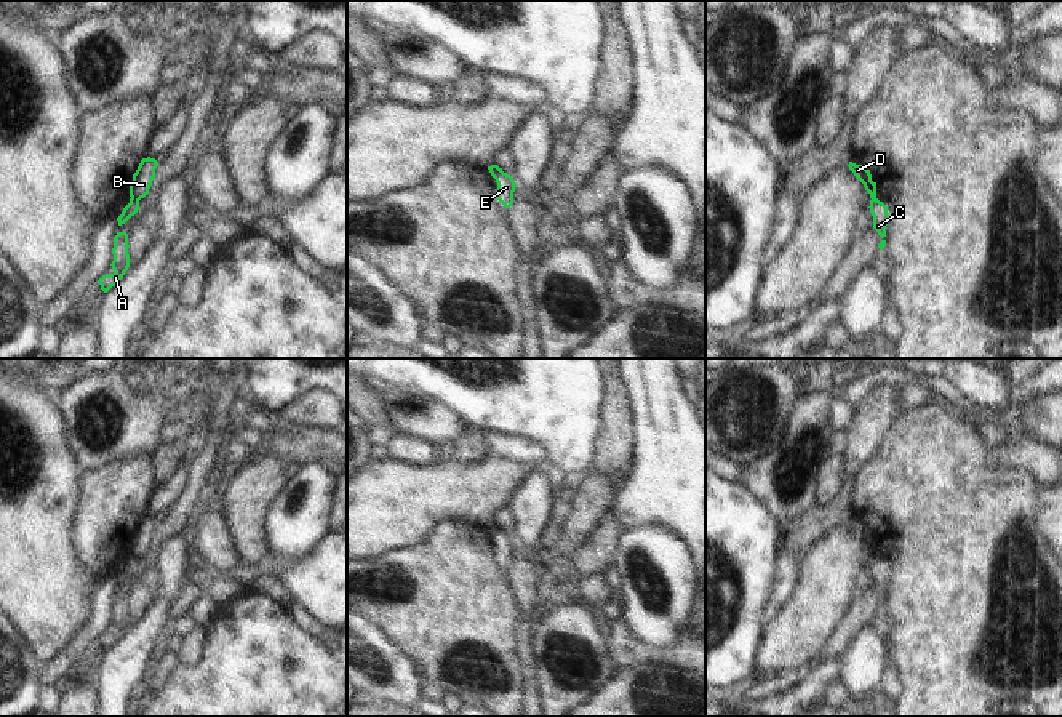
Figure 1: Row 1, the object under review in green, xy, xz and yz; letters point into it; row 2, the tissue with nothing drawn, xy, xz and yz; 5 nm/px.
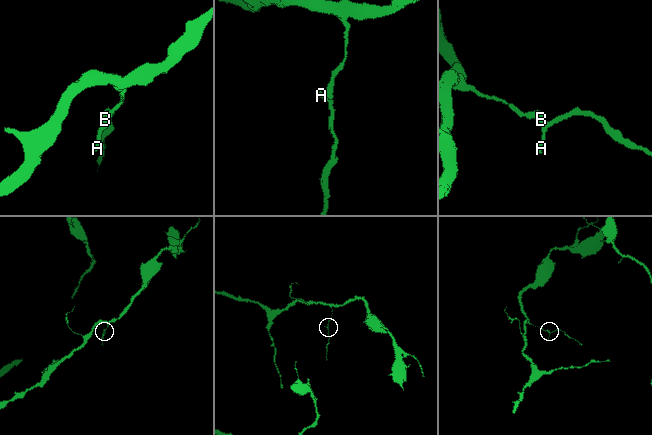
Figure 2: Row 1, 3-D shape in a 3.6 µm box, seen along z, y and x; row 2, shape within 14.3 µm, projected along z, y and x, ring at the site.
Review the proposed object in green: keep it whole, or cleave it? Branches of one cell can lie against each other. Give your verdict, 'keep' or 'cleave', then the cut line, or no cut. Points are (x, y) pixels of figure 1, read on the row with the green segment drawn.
cleave; cut in xy along (131, 197), (138, 200)

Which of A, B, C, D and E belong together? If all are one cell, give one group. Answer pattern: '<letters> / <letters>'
A C E / B D

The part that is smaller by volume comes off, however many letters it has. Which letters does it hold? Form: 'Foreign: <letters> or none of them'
Foreign: A, C, E

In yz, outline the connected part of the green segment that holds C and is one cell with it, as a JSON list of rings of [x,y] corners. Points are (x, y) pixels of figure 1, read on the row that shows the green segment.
[[[878,198],[870,200],[870,213],[873,216],[873,229],[878,232],[878,235],[883,238],[878,245],[880,250],[886,246],[886,226],[889,222],[888,206],[880,202]]]

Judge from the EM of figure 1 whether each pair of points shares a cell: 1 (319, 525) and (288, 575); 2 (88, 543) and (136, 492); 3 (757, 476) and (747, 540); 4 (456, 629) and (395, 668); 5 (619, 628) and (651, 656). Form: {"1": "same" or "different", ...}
{"1": "different", "2": "same", "3": "different", "4": "different", "5": "same"}

